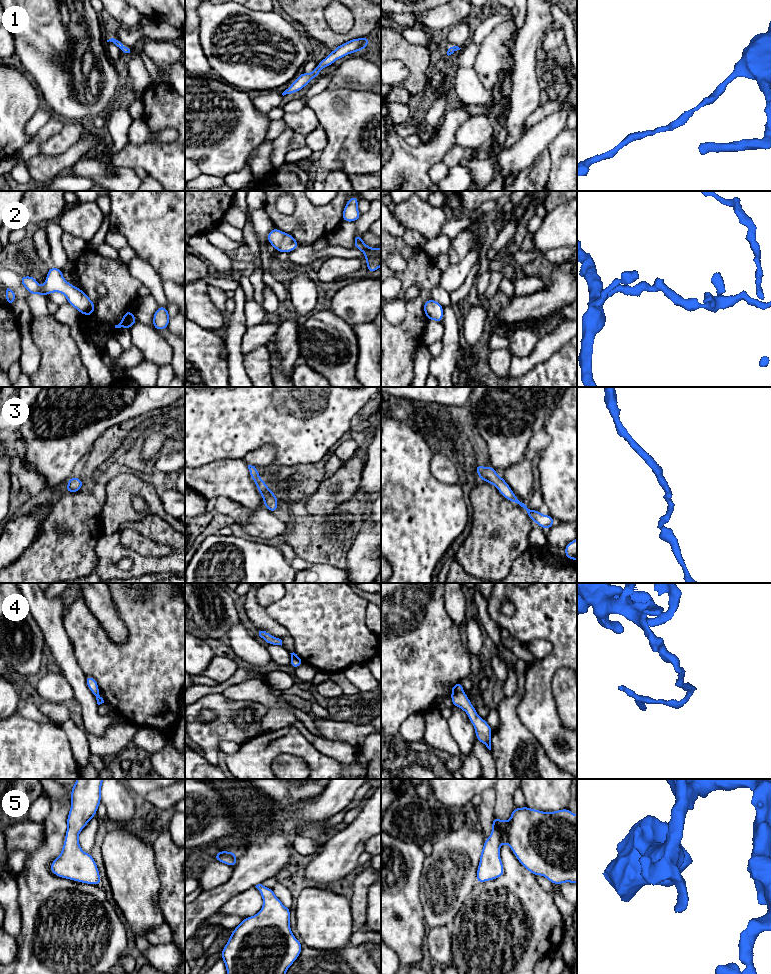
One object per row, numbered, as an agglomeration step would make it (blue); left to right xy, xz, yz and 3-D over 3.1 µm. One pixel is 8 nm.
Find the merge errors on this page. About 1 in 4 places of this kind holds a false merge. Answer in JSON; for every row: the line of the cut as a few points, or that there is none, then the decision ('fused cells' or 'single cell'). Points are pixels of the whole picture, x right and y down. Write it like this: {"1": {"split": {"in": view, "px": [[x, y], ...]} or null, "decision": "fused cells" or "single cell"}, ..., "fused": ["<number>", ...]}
{"1": {"split": null, "decision": "single cell"}, "2": {"split": null, "decision": "single cell"}, "3": {"split": null, "decision": "single cell"}, "4": {"split": {"in": "yz", "px": [[462, 690], [452, 694]]}, "decision": "fused cells"}, "5": {"split": null, "decision": "single cell"}, "fused": ["4"]}

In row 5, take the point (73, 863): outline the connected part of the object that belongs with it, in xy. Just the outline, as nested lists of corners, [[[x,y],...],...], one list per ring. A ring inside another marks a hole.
[[[77,779],[71,789],[71,808],[67,832],[60,855],[50,864],[56,876],[81,883],[101,885],[100,873],[91,854],[85,853],[78,841],[79,833],[96,815],[101,803],[104,779]]]

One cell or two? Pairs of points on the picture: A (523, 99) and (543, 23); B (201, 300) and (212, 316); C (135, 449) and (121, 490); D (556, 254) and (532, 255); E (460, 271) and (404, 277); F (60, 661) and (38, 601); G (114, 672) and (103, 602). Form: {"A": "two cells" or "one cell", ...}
{"A": "one cell", "B": "one cell", "C": "one cell", "D": "one cell", "E": "two cells", "F": "one cell", "G": "two cells"}

